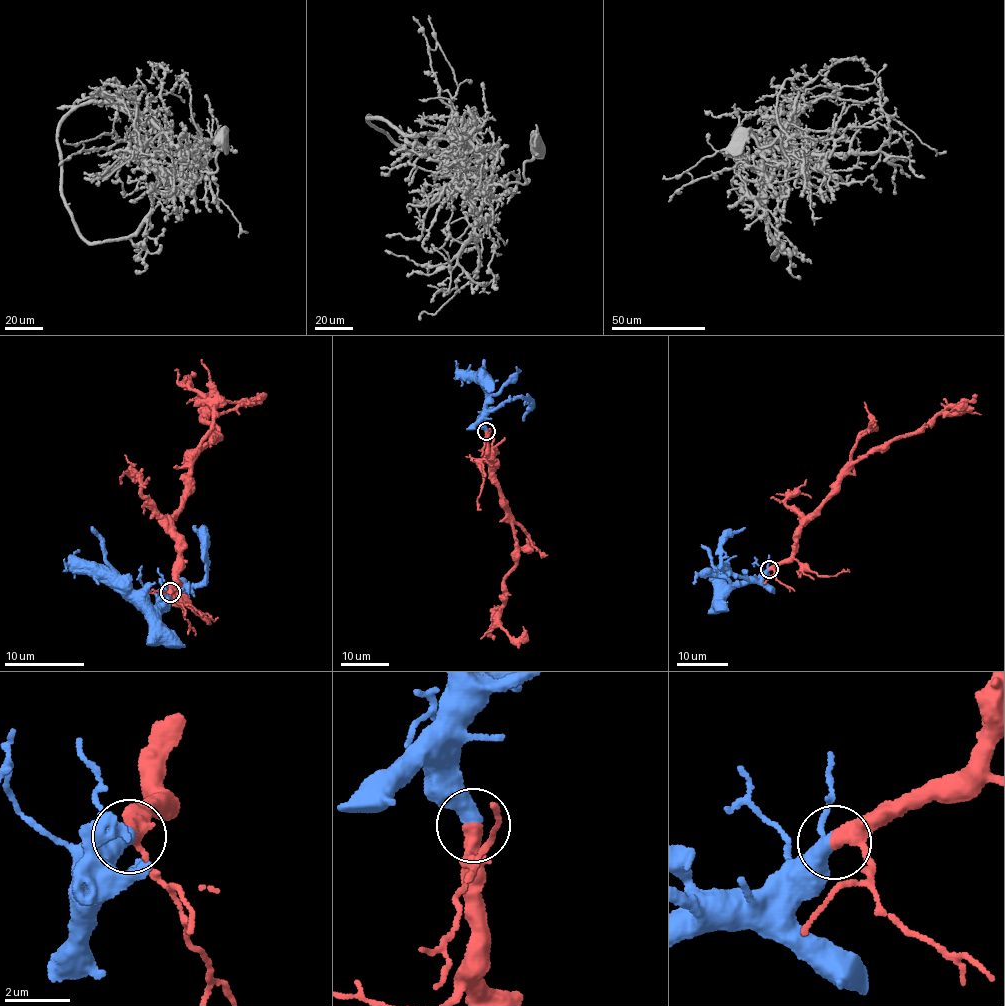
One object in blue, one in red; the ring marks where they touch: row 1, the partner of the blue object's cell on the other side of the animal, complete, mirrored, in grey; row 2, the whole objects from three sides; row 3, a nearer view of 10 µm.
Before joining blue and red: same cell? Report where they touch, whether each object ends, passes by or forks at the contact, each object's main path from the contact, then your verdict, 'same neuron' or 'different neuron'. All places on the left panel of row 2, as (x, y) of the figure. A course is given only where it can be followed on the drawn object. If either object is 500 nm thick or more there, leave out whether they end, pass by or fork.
place (170, 592); blue passes by; red passes by; course blue (169, 591), (163, 593), (163, 600), (156, 598), (159, 604), (147, 605), (78, 559), (75, 554), (78, 550); course red (170, 591), (178, 585), (172, 521), (198, 452), (220, 435), (202, 419), (211, 410), (201, 396), (253, 402); same neuron

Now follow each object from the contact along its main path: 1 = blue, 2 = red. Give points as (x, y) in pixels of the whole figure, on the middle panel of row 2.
1: (487, 431), (486, 391), (474, 379), (465, 381), (462, 376), (461, 385)
2: (487, 432), (486, 453), (495, 459), (518, 556), (504, 581), (507, 594), (499, 624), (518, 638), (523, 627)

